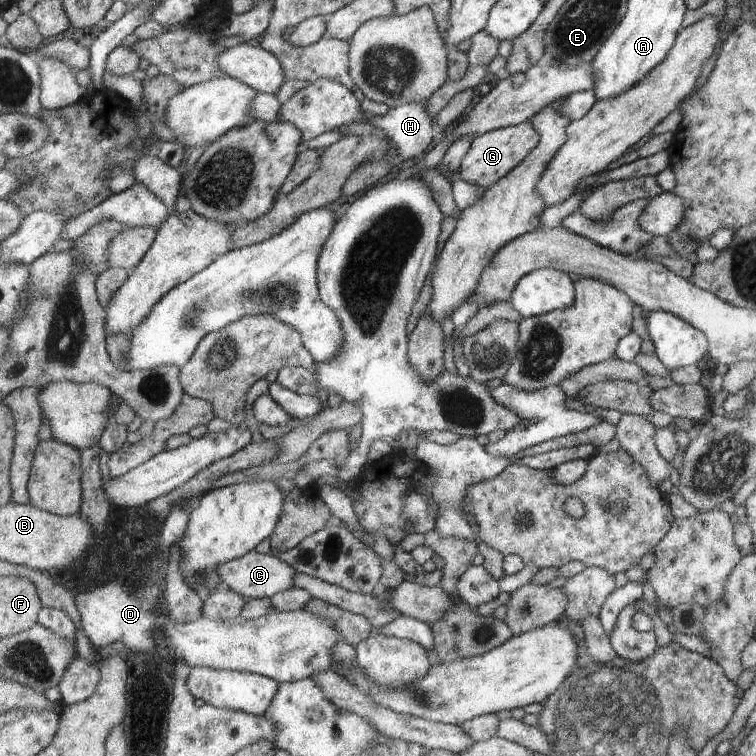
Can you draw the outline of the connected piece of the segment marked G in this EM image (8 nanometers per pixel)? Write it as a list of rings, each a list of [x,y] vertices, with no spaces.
[[[530,121],[474,137],[459,172],[461,178],[484,188],[491,187],[530,155],[538,141],[538,133],[534,130]]]

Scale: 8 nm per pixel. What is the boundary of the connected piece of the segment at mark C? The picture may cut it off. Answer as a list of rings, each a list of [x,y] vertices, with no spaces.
[[[252,551],[235,562],[220,565],[219,571],[224,577],[225,586],[244,595],[248,600],[271,599],[277,594],[296,588],[299,574],[294,566],[282,560],[274,552],[264,554],[257,551]]]

